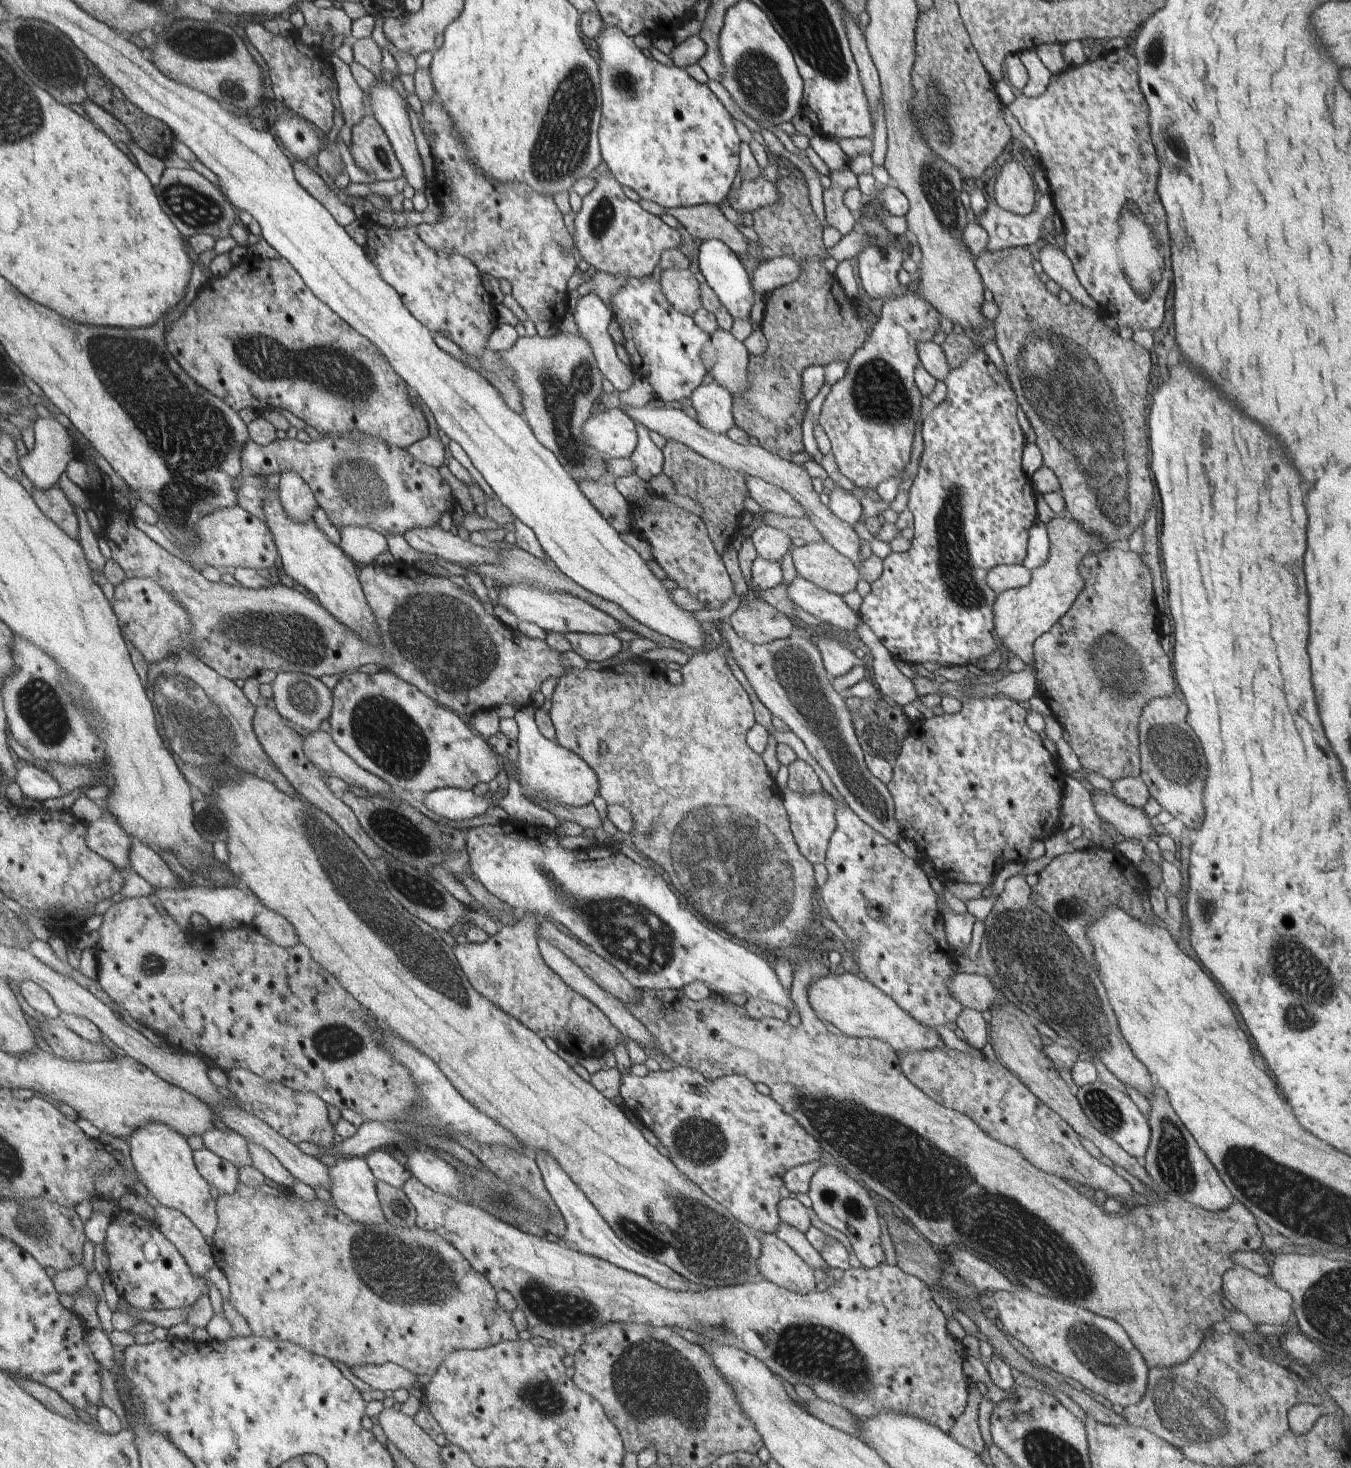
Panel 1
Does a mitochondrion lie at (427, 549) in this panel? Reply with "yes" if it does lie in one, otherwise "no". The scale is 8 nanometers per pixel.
no

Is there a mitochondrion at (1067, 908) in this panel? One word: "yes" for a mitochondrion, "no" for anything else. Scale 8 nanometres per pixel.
yes

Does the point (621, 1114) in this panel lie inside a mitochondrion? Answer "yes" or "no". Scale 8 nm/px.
no

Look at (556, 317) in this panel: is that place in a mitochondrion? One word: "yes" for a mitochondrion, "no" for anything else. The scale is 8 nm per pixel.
no

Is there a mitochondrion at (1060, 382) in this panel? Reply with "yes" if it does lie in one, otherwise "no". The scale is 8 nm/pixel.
yes

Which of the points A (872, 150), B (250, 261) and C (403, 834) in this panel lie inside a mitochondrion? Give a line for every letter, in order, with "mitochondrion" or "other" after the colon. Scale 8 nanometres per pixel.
A: other
B: other
C: mitochondrion

